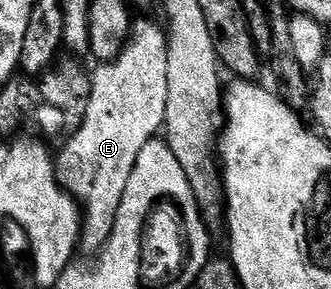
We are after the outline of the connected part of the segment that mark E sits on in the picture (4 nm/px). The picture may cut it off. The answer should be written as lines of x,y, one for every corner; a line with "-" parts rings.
137,20
132,26
132,33
128,36
128,41
124,45
124,50
118,54
118,56
112,58
111,61
105,61
95,66
95,71
91,74
92,90
90,91
90,105
87,108
85,121
81,127
78,128
76,133
71,134
67,138
68,142
60,149
60,154
57,152
54,157
54,164
56,167
56,178
58,183
66,190
72,197
76,199
76,202
80,204
82,210
82,224
80,227
80,245
91,255
99,254
100,250
104,248
104,245
110,239
112,234
112,228
116,222
116,216
118,215
118,207
122,205
122,195
126,195
126,187
130,183
130,175
134,171
134,167
138,163
138,159
144,156
144,148
153,144
154,138
152,137
157,132
158,134
163,130
164,120
166,119
166,87
168,86
168,80
166,74
168,71
168,34
163,24
155,25
152,21
140,21

